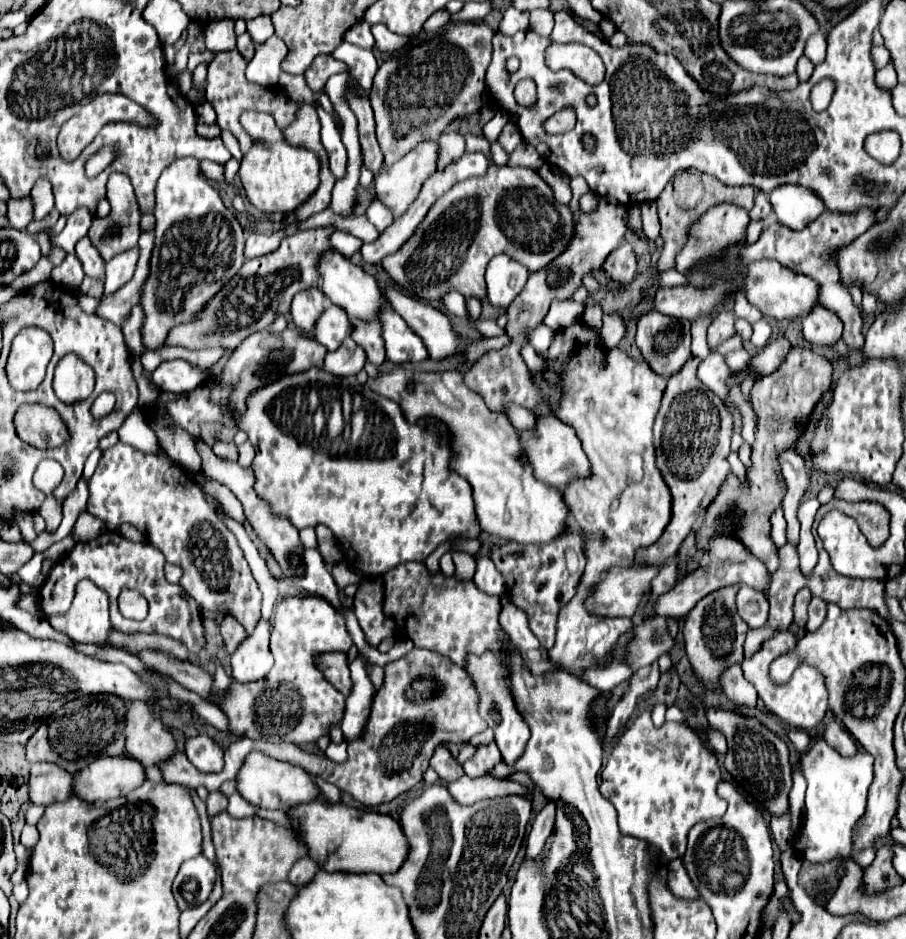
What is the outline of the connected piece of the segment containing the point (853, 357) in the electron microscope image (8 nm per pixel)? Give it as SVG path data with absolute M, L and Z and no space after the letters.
M860 210L854 214L842 214L842 212L822 212L814 222L810 222L804 230L794 232L788 230L786 226L780 226L778 222L772 222L770 226L764 228L762 236L758 238L756 244L748 244L742 248L742 258L744 266L746 262L762 260L762 258L772 258L778 260L782 266L790 268L792 272L810 276L820 284L820 294L818 294L818 304L832 310L838 314L838 318L844 322L844 342L852 348L848 362L856 364L864 360L864 354L860 354L860 346L864 344L864 334L862 334L862 310L852 302L852 296L848 294L848 288L840 282L840 270L836 264L836 254L840 248L848 246L854 242L860 234L864 234L870 226L874 224L874 212L872 210Z

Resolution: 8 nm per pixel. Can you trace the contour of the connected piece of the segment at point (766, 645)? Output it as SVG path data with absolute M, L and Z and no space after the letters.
M780 630L776 632L772 638L768 638L766 642L762 642L760 650L752 656L752 658L744 658L742 662L742 670L744 670L744 676L746 680L750 680L758 692L758 696L764 700L766 708L770 712L774 712L782 722L790 724L792 728L800 728L800 730L812 730L816 728L826 710L828 710L828 704L826 704L826 682L824 682L824 674L814 668L814 666L808 666L808 664L800 664L792 678L786 682L786 684L774 684L772 678L770 678L770 664L782 656L782 654L788 654L792 650L796 650L796 634L792 630Z

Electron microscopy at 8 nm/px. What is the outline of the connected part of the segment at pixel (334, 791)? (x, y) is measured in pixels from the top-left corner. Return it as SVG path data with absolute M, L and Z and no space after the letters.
M316 776L316 786L318 786L318 790L320 790L332 804L334 804L334 802L340 802L340 790L338 790L334 784L324 782L322 778Z

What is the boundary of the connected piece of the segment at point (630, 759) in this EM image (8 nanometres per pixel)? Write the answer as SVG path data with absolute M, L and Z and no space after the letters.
M648 710L618 736L600 778L602 796L618 810L620 830L652 842L654 848L662 850L666 860L684 854L688 830L696 822L722 816L726 810L726 802L716 796L720 766L698 732L678 722L654 728Z

